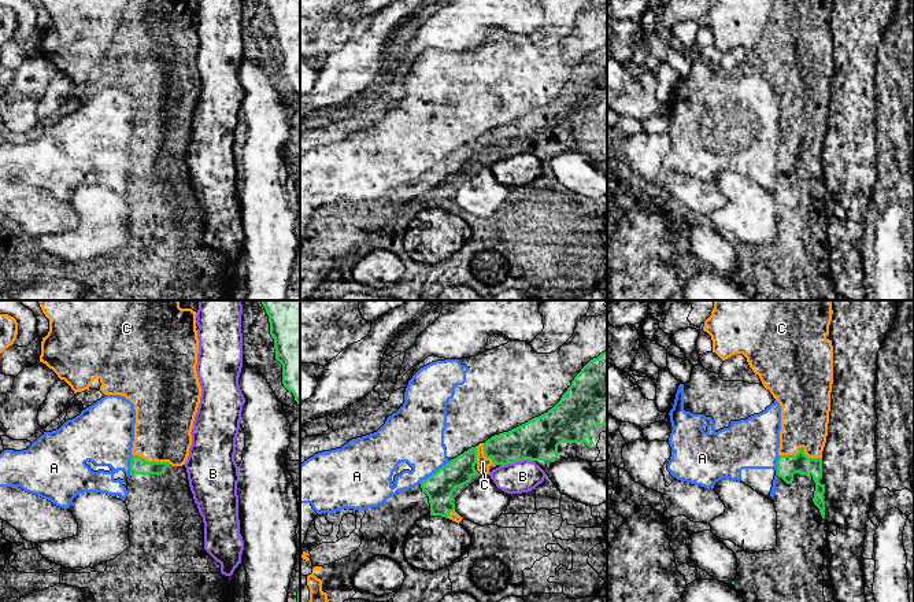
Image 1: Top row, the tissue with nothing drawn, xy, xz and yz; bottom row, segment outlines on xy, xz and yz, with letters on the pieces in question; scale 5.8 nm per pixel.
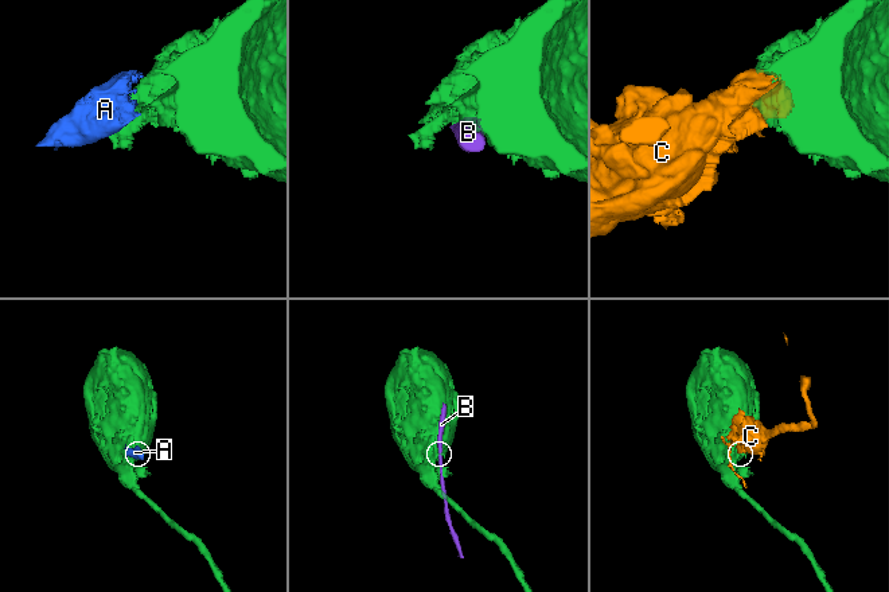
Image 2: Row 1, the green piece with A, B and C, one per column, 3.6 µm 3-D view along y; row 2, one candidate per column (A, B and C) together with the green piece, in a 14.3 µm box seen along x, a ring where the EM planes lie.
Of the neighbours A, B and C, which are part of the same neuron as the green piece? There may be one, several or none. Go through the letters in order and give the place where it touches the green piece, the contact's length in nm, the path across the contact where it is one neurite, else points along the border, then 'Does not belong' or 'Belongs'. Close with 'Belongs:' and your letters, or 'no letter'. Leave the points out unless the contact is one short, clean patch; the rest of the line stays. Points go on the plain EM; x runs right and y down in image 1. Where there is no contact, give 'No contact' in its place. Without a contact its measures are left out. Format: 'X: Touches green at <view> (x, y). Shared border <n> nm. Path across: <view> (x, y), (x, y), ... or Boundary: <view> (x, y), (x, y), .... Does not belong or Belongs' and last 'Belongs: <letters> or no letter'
A: Touches green at xz (436, 165). Shared border 220 nm. Boundary: xz (450, 154), (420, 176). Does not belong
B: Touches green at xz (517, 154). Shared border 200 nm. Does not belong
C: Touches green at yz (800, 140). Shared border 260 nm. Does not belong
Belongs: no letter

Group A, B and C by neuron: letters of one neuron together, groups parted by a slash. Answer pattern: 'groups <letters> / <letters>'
groups A / B / C

